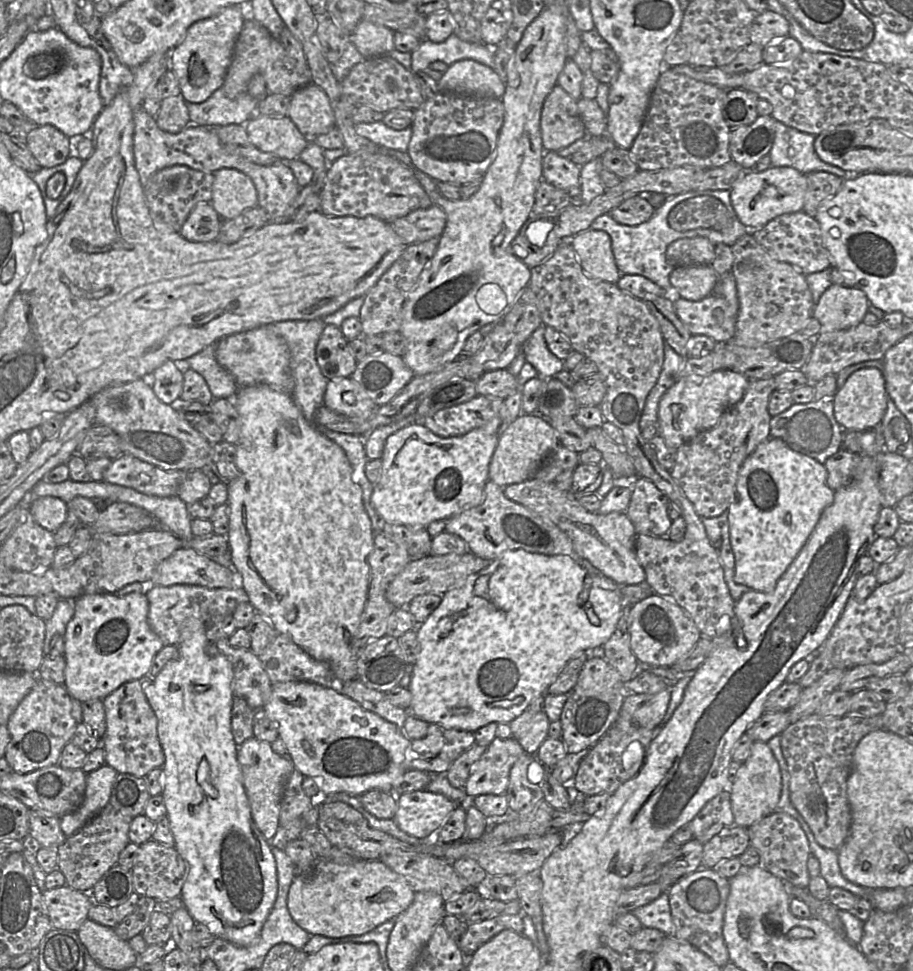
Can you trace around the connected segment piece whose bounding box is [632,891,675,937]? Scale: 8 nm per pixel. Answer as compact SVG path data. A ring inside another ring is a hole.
M668 891L647 905L632 911L645 928L654 928L662 931L666 936L674 937L675 925L671 916Z

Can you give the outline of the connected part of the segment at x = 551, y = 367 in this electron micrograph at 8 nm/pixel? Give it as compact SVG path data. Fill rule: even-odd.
M541 324L523 345L526 361L538 372L540 378L548 379L565 369L564 361L557 358L547 347L545 325Z

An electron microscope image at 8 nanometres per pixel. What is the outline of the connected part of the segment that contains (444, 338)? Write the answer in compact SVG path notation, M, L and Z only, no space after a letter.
M548 6L545 7L541 13L535 18L525 29L521 40L516 45L514 56L510 61L507 80L505 84L505 92L501 97L502 103L504 105L504 120L503 125L500 130L497 145L494 151L494 159L491 162L486 173L482 177L482 184L480 189L473 194L471 197L462 200L450 200L445 198L438 188L438 182L427 174L423 174L416 171L416 177L419 180L421 186L424 188L426 193L429 195L432 202L440 206L447 215L446 227L439 238L439 244L436 253L431 259L430 263L424 268L420 274L417 283L410 292L402 310L402 325L399 330L400 333L406 339L406 352L403 355L403 359L407 366L412 370L414 376L424 375L427 373L435 372L442 369L446 364L455 361L458 357L462 356L463 348L467 338L479 330L481 327L490 324L500 322L504 317L510 312L514 306L518 296L522 290L528 287L531 280L531 268L525 265L520 259L518 259L512 252L512 244L519 232L526 229L526 225L534 218L533 206L535 203L536 191L543 180L543 168L542 159L544 156L544 147L542 144L541 129L540 129L540 118L541 111L543 107L544 100L551 92L553 87L557 84L557 79L561 71L565 66L567 60L566 48L565 48L565 25L563 23L562 17L557 14L554 9L550 9Z

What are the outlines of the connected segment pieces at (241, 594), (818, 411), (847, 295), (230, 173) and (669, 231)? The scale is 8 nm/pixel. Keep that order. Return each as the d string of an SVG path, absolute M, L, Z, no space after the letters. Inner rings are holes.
M194 585L154 586L146 594L149 611L148 624L151 630L159 636L164 646L177 646L188 640L198 629L211 629L215 624L220 624L228 615L232 615L241 603L248 603L249 597L242 588L216 588L209 589Z
M833 399L814 400L813 402L794 403L789 409L772 417L770 435L783 440L789 448L814 458L821 464L843 447L844 429L834 415Z
M831 284L815 304L813 317L819 320L823 330L844 330L863 322L869 305L861 289Z
M233 168L214 173L211 205L222 220L229 220L258 205L258 194L251 178Z
M730 190L690 191L668 196L647 222L636 226L620 224L610 213L602 214L592 222L591 228L610 235L615 261L622 274L642 275L668 295L673 295L670 275L674 267L666 259L666 250L672 242L701 236L714 245L723 243L732 247L739 238L750 232L737 217Z

